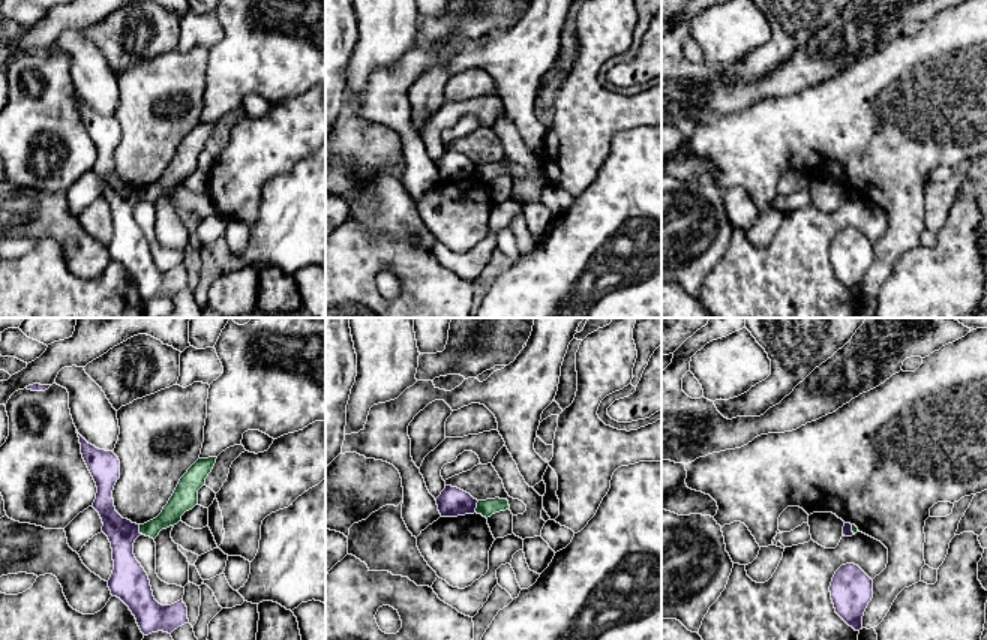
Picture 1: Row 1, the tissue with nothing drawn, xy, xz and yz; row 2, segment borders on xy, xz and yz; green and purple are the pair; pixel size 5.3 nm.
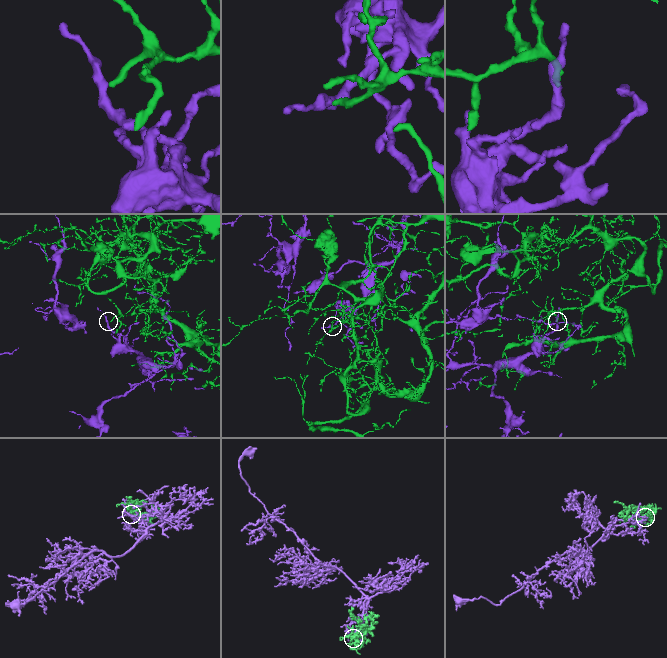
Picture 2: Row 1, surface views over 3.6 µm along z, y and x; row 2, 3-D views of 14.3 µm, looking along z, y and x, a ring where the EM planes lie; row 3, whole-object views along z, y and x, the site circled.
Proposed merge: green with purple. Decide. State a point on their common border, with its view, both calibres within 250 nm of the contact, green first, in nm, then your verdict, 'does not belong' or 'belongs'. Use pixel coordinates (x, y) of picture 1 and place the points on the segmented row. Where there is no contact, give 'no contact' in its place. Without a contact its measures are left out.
meets green in xz at (477, 507); 90 nm thick on the green side, 160 nm on the other; does not belong

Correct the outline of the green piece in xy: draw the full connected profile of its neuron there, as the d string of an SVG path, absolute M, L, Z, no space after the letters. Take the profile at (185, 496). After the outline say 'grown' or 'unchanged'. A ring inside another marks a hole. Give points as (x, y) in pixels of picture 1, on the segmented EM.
M198 459L180 478L162 513L156 519L140 525L140 534L154 540L162 529L182 522L182 516L198 505L198 490L206 484L206 478L212 472L216 459Z | unchanged

